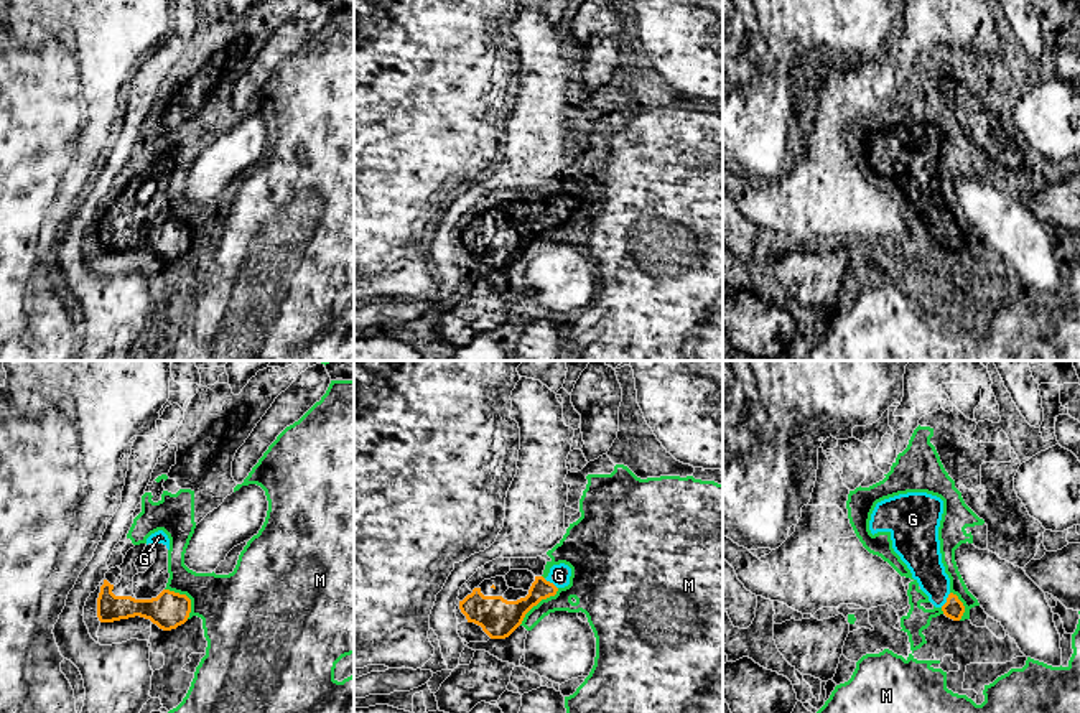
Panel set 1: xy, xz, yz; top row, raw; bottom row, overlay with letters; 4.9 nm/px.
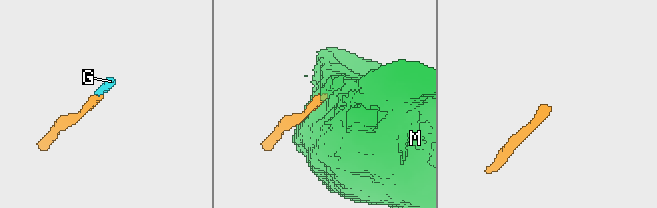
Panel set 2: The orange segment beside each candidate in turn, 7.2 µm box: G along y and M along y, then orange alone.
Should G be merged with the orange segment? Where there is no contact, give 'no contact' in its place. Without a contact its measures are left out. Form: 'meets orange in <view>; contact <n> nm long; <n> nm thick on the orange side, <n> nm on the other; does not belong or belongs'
meets orange in yz; contact 90 nm long; 100 nm thick on the orange side, 180 nm on the other; belongs

